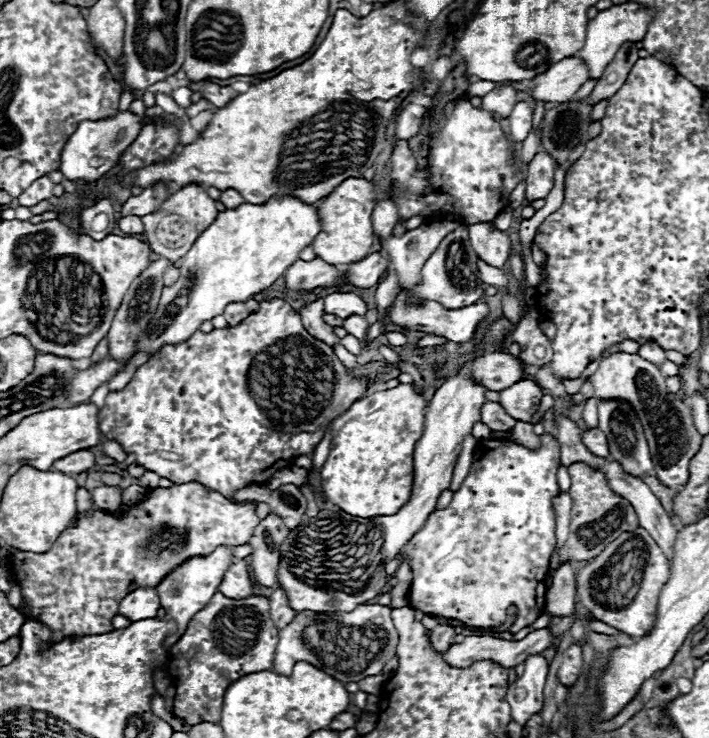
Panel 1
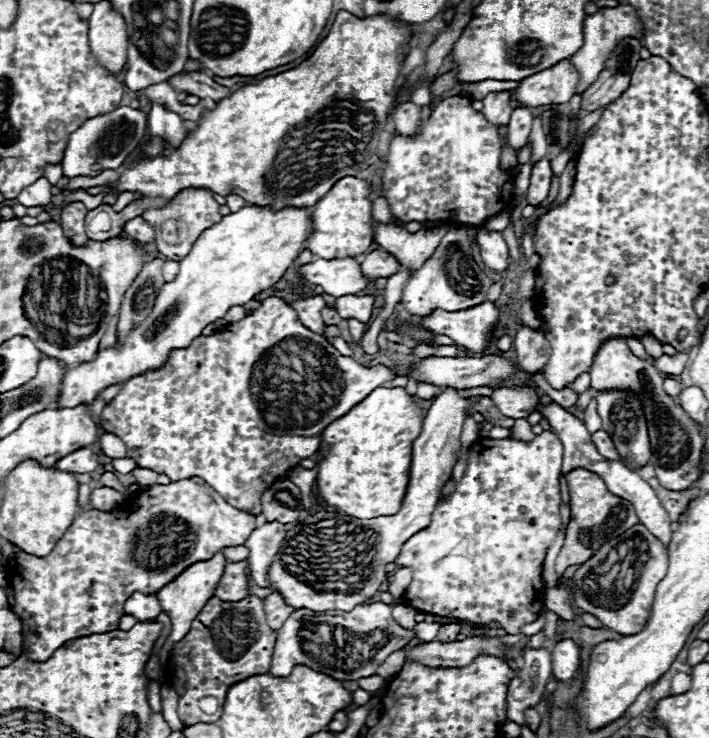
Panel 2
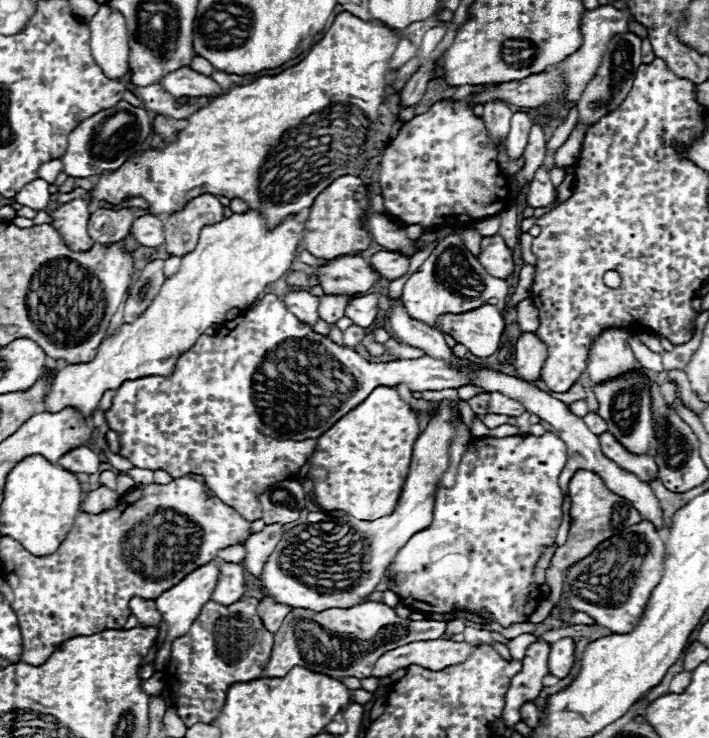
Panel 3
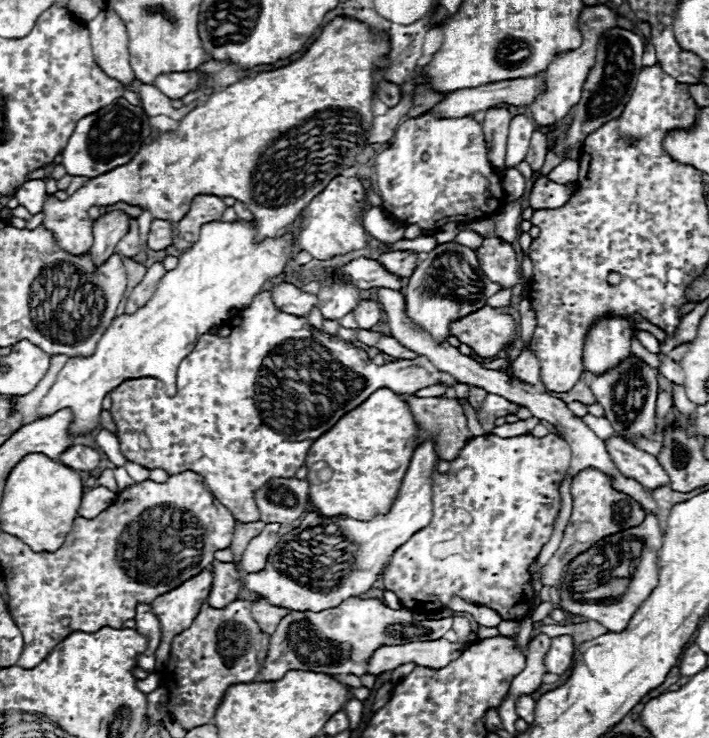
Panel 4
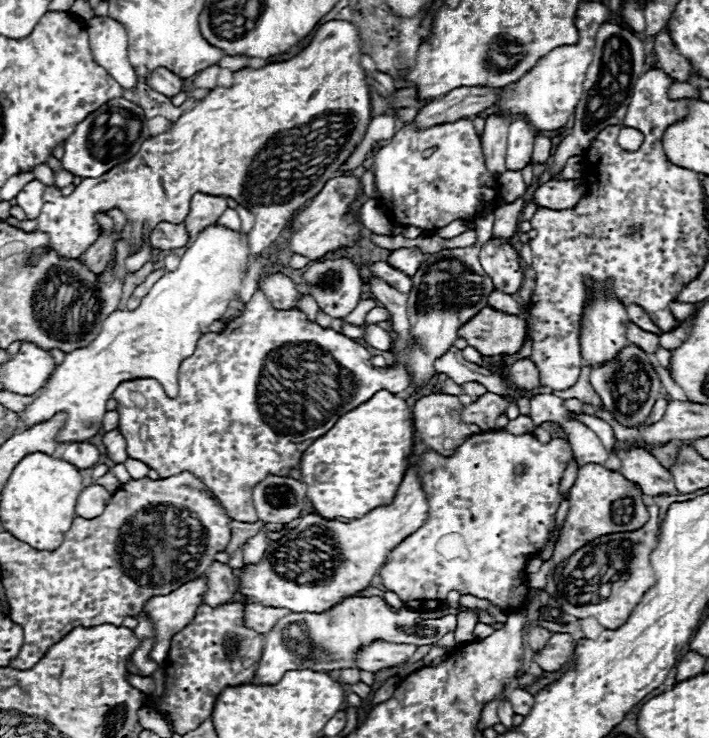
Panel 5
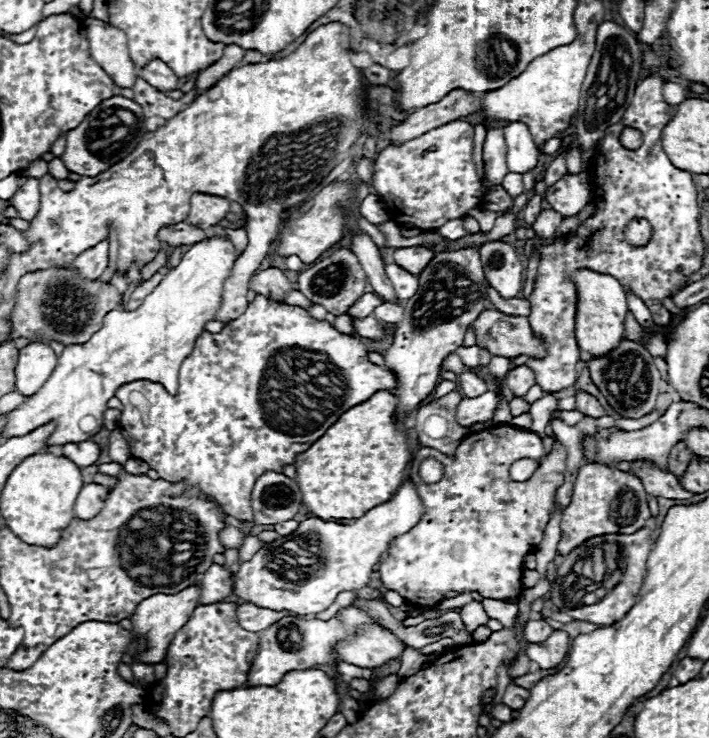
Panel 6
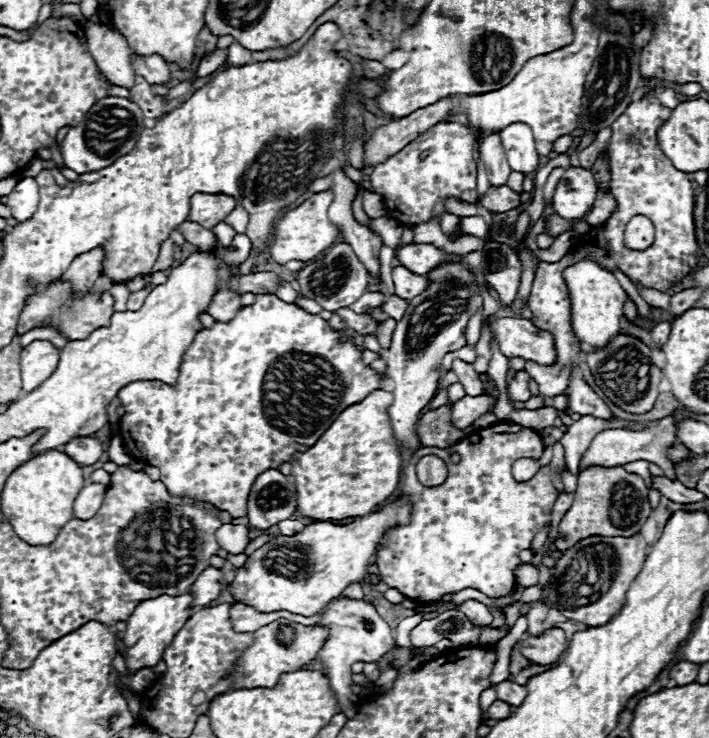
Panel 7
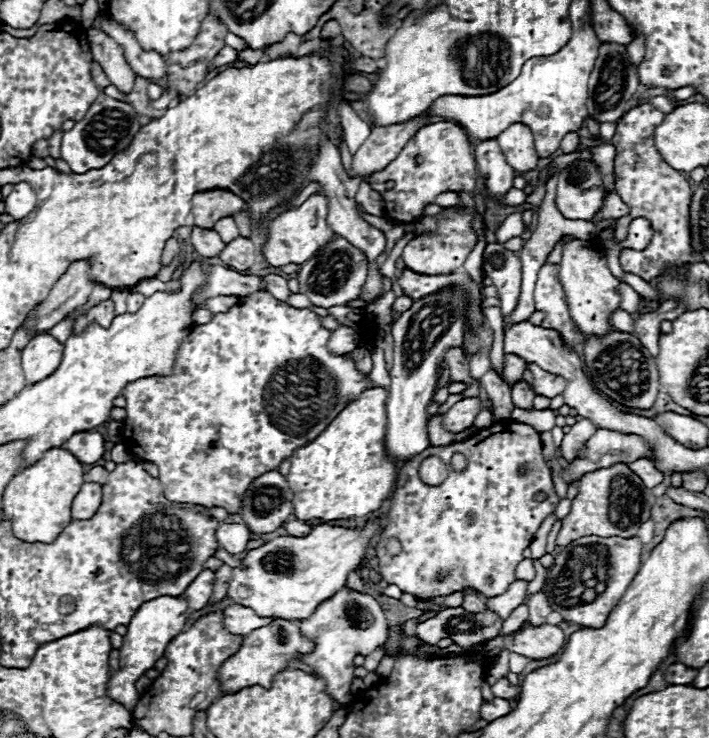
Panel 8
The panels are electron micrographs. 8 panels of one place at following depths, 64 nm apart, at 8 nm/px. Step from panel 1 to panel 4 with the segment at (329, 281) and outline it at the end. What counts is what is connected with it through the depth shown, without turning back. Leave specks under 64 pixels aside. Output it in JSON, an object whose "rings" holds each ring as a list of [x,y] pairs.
{"rings":[[[358,258],[344,266],[338,266],[338,270],[344,270],[352,278],[352,282],[362,290],[376,288],[376,286],[384,286],[384,288],[392,288],[392,290],[404,288],[404,280],[400,276],[388,272],[378,260]]]}

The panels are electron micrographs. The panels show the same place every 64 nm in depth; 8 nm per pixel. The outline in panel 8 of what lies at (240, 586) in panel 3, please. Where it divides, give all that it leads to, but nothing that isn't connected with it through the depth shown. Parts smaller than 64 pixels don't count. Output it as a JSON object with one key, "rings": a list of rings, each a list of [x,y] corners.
{"rings":[[[202,570],[188,586],[188,590],[184,590],[182,598],[188,600],[188,608],[190,610],[202,610],[210,596],[212,596],[212,582],[214,582],[214,572],[212,570]]]}

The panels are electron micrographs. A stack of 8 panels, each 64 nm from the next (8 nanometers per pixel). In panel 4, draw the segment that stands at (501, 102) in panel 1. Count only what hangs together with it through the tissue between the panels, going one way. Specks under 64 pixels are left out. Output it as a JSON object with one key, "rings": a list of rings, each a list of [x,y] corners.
{"rings":[[[490,108],[484,118],[484,140],[488,146],[488,160],[496,170],[504,170],[506,138],[512,114],[506,108]]]}

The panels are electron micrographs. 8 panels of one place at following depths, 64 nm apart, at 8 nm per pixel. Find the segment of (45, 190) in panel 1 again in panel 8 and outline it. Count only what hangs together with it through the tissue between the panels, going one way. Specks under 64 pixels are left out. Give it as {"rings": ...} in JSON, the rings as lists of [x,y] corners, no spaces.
{"rings":[[[26,182],[14,184],[14,190],[6,196],[4,206],[6,206],[6,214],[10,214],[14,220],[20,220],[34,210],[36,194],[30,188],[30,184],[26,184]]]}

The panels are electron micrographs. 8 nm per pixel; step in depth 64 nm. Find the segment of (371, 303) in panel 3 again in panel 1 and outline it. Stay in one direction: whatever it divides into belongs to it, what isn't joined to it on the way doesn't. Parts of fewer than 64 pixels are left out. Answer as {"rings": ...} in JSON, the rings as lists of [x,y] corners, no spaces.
{"rings":[[[334,292],[334,294],[324,296],[324,312],[336,314],[338,318],[344,320],[344,318],[348,318],[352,314],[366,316],[368,304],[360,296],[356,296],[356,294],[350,294],[350,292],[338,294],[338,292]]]}

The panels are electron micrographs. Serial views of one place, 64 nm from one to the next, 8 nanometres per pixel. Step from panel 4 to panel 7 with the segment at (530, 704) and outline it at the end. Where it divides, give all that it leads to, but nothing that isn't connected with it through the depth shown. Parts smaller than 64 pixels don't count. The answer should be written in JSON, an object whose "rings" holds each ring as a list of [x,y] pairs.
{"rings":[[[504,680],[504,682],[500,682],[496,686],[496,694],[498,694],[498,700],[508,702],[510,706],[520,706],[520,702],[524,702],[524,698],[526,698],[528,692],[526,692],[524,686],[518,686],[516,682]]]}

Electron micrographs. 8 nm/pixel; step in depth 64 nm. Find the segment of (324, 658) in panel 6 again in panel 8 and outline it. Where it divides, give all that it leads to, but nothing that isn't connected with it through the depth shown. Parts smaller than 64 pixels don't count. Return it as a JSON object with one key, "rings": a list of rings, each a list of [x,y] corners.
{"rings":[[[272,620],[268,626],[262,626],[260,630],[252,630],[238,648],[236,654],[226,658],[218,670],[218,684],[222,694],[240,692],[242,688],[250,686],[264,686],[270,688],[274,674],[280,670],[286,670],[288,664],[294,660],[294,654],[306,654],[312,650],[312,642],[300,636],[298,626],[288,620]]]}

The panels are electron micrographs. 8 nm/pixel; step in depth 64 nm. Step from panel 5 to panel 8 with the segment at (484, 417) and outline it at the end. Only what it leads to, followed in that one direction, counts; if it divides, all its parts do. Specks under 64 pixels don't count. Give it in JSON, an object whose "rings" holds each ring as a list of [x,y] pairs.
{"rings":[[[464,398],[464,400],[456,402],[444,414],[444,428],[448,432],[454,432],[454,434],[470,428],[474,424],[474,418],[476,418],[480,408],[482,408],[482,400],[480,398]]]}

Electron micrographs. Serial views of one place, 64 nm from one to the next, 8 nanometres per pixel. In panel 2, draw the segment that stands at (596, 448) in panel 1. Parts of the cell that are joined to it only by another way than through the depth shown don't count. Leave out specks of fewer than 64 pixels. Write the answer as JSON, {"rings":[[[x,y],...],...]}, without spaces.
{"rings":[[[604,430],[594,432],[594,434],[592,434],[592,440],[594,440],[598,452],[604,454],[604,458],[616,458],[616,460],[622,460],[620,454],[618,454],[618,450],[616,450],[616,446],[614,446],[614,442],[612,442],[612,438],[610,438]]]}

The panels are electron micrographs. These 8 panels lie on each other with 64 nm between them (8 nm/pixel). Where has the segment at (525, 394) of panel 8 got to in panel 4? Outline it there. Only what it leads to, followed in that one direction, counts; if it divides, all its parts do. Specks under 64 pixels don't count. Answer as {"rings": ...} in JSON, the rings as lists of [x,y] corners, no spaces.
{"rings":[[[524,350],[510,366],[512,376],[524,384],[538,384],[540,382],[540,364],[532,350]]]}

